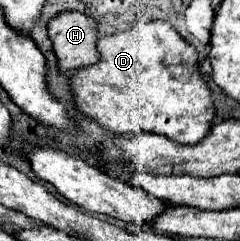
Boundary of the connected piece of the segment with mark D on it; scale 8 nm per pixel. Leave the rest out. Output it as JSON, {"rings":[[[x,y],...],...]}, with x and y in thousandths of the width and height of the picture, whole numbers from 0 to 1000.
{"rings":[[[692,87],[567,95],[533,129],[417,154],[408,203],[425,228],[417,253],[400,270],[333,286],[292,320],[317,444],[350,477],[400,494],[417,527],[492,560],[567,560],[617,544],[775,602],[833,593],[867,560],[883,502],[900,494],[883,378],[867,344],[842,328],[842,303],[825,286],[817,195],[792,187],[708,95]]]}

